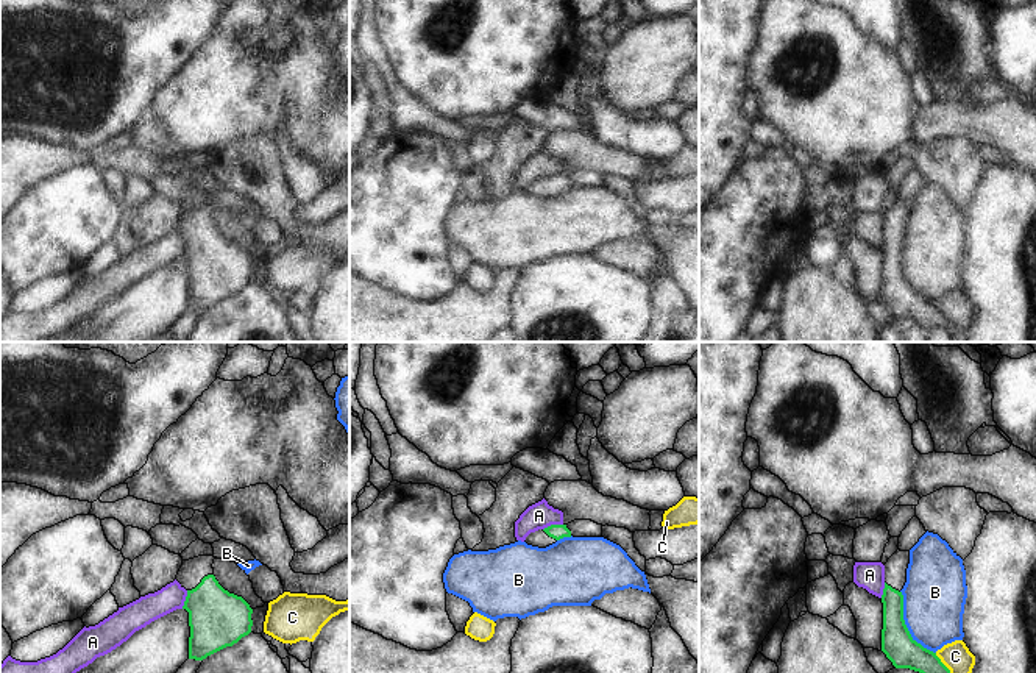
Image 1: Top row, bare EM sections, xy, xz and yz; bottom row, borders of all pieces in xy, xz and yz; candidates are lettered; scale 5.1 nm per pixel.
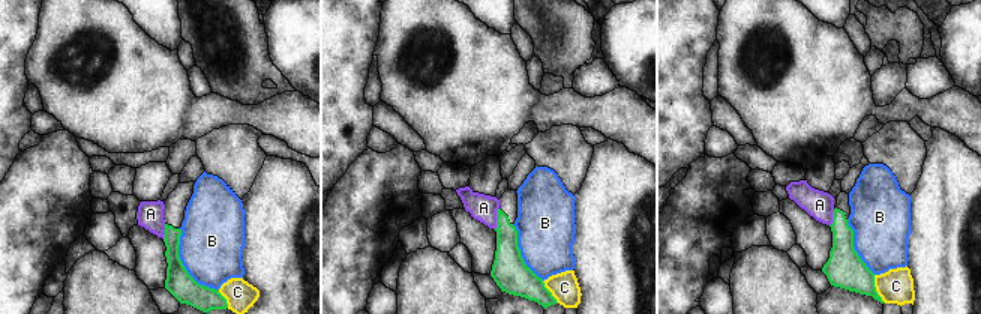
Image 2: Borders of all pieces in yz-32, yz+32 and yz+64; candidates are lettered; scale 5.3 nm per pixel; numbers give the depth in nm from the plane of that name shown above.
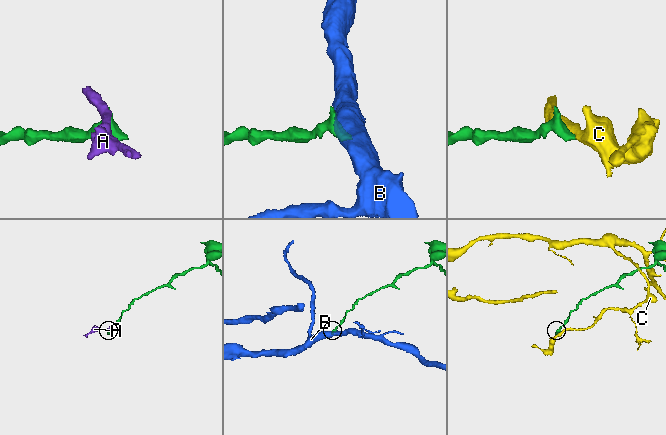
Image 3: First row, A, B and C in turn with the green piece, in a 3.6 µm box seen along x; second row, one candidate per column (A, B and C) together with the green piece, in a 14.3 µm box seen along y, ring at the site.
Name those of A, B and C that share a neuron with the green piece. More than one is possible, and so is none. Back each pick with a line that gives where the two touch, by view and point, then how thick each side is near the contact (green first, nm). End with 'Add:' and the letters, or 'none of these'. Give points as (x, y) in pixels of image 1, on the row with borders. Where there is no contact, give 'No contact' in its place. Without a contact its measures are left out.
Add: none of these.

